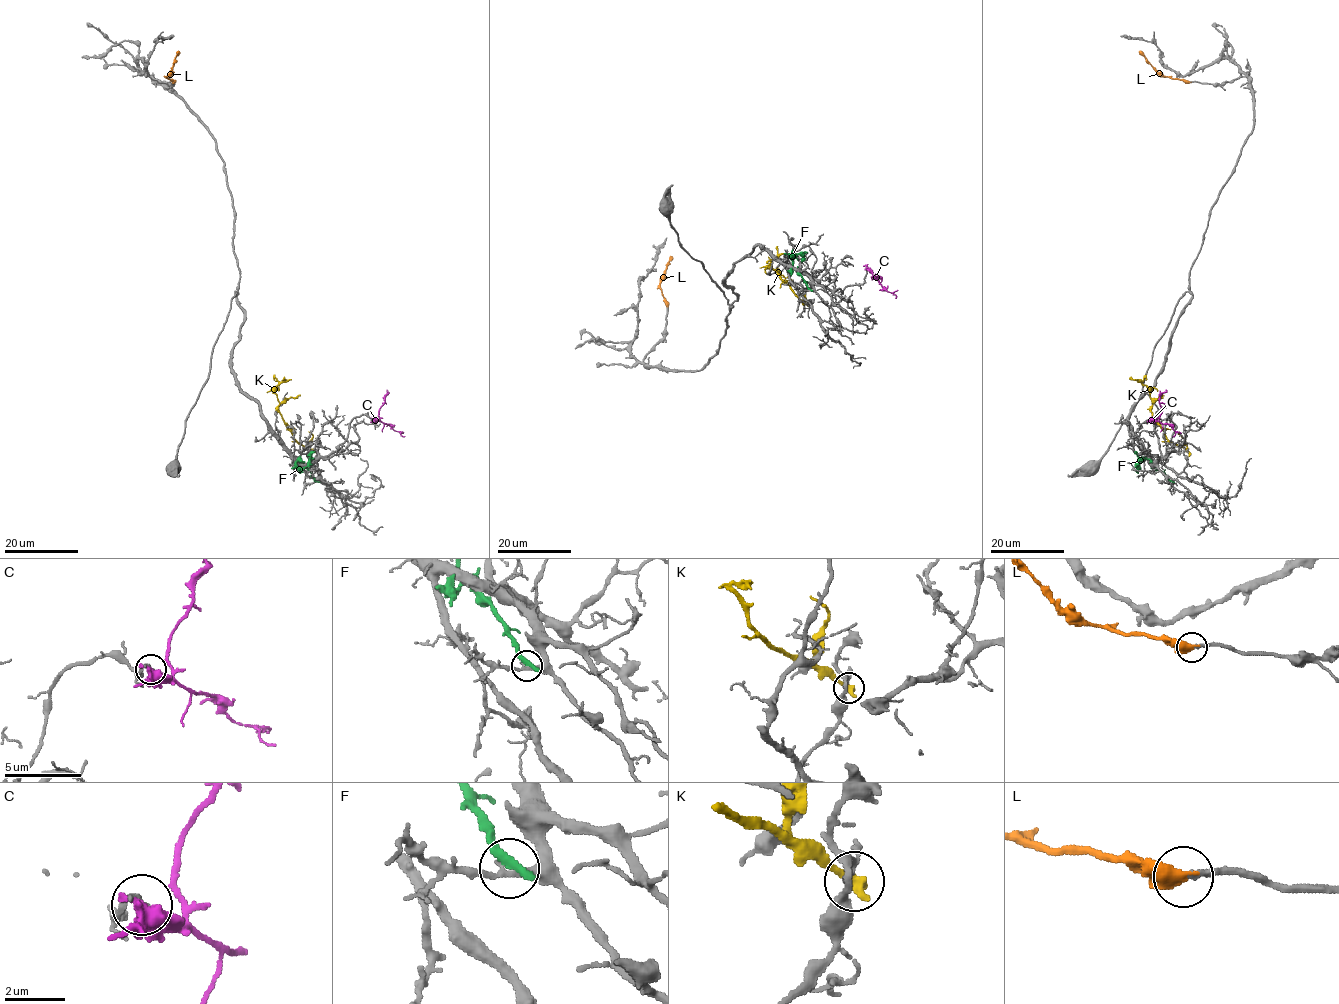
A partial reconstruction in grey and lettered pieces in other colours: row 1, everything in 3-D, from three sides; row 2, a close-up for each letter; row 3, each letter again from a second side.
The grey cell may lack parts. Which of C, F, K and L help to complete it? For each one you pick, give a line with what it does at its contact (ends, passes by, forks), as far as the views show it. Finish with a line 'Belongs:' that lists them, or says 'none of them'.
L: it ends
Belongs: L

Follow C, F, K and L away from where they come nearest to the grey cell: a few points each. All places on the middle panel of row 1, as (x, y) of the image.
C: (867, 269), (872, 274), (872, 279), (877, 276), (881, 280), (880, 283)
F: (809, 290), (792, 265), (789, 255), (808, 253)
K: (810, 307), (768, 266), (777, 255), (776, 246)
L: (667, 307), (660, 279), (670, 256)

